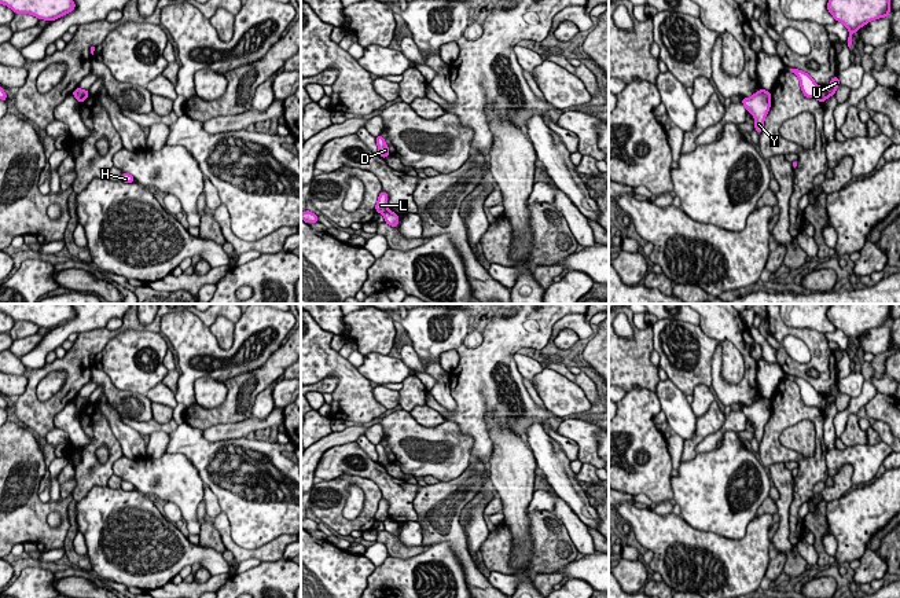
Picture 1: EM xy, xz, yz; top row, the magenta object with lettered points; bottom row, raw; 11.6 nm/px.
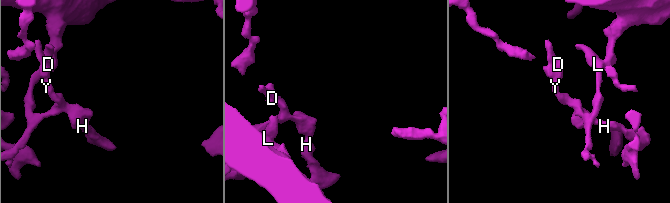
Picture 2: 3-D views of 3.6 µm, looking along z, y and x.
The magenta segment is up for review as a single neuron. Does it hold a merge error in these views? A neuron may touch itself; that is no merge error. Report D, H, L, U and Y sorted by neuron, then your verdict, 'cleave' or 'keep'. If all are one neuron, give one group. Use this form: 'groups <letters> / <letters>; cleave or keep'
groups D H L Y / U; cleave

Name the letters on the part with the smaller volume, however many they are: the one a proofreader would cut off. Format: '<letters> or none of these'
D, H, L, Y

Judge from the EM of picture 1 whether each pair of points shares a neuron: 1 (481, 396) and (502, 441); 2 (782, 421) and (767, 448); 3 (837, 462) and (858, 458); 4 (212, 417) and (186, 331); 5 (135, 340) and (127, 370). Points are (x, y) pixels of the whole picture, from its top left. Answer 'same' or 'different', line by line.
1: different
2: same
3: same
4: different
5: same

